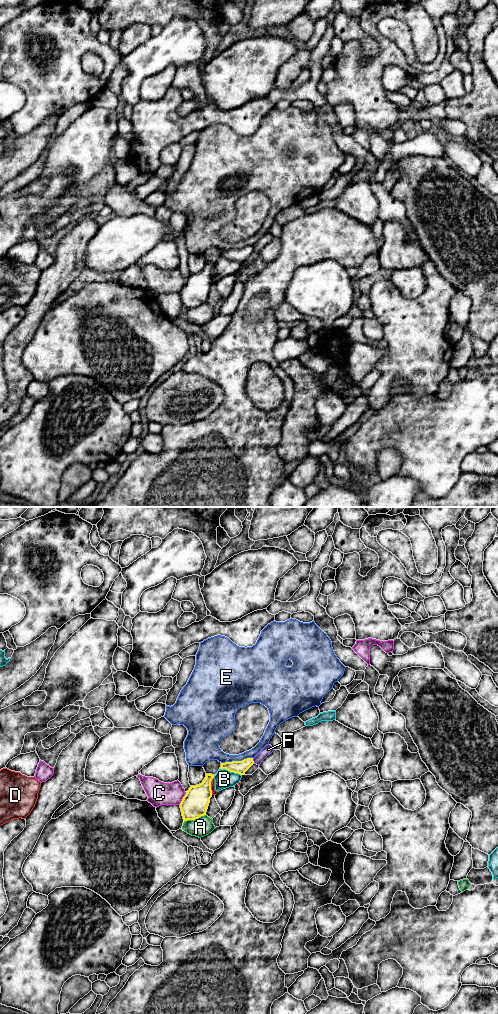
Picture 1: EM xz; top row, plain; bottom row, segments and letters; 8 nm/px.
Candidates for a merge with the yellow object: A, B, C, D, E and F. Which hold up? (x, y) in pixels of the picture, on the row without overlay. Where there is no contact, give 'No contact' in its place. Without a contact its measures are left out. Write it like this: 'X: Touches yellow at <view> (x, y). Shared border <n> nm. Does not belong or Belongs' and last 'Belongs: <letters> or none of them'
A: Touches yellow at xz (194, 307). Shared border 190 nm. Does not belong
B: Touches yellow at xz (231, 259). Shared border 190 nm. Does not belong
C: Touches yellow at xz (182, 288). Shared border 90 nm. Does not belong
D: Touches yellow at xz (210, 274). Shared border 140 nm. Does not belong
E: Touches yellow at xz (236, 249). Shared border 260 nm. Does not belong
F: Touches yellow at xz (252, 248). Shared border 40 nm. Does not belong
Belongs: none of them

